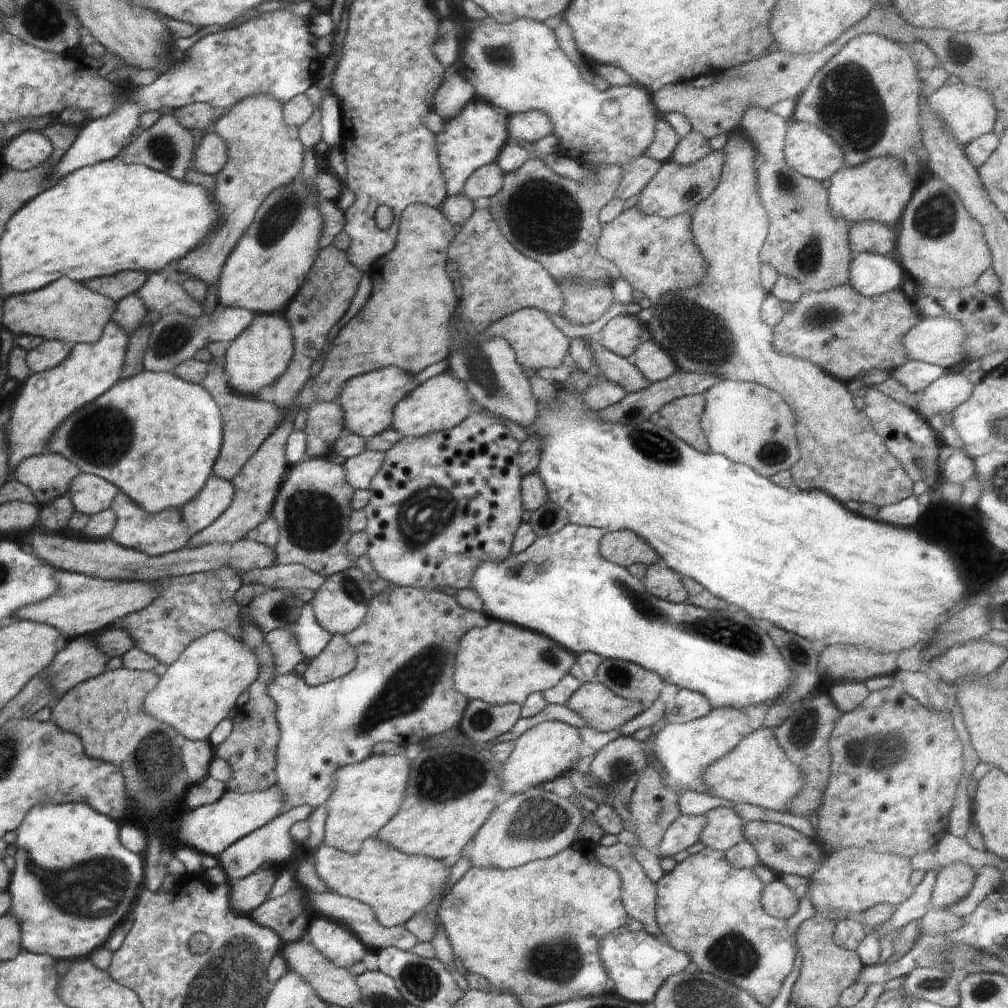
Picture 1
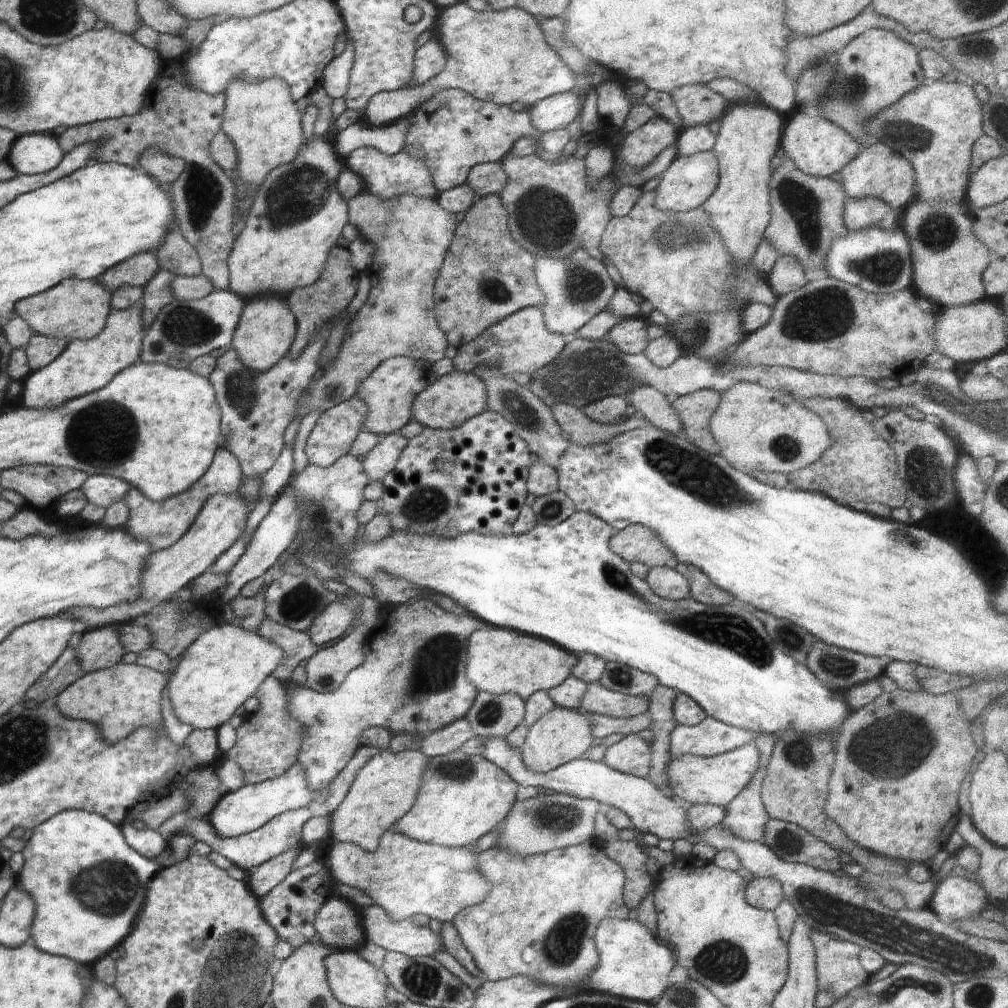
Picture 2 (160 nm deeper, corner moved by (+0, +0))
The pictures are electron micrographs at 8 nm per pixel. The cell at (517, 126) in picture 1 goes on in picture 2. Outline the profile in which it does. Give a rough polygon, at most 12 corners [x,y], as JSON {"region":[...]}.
{"region":[[574,89],[530,108],[538,132],[564,129],[580,112]]}

